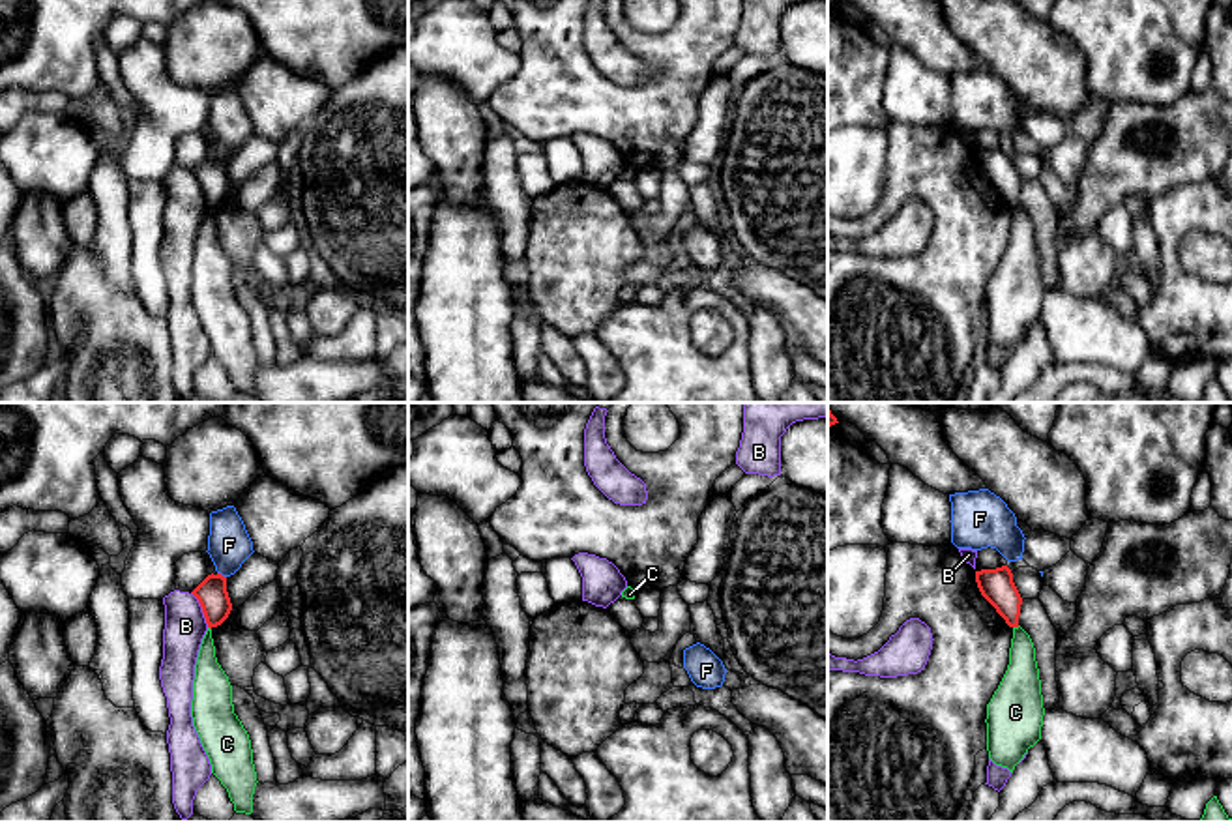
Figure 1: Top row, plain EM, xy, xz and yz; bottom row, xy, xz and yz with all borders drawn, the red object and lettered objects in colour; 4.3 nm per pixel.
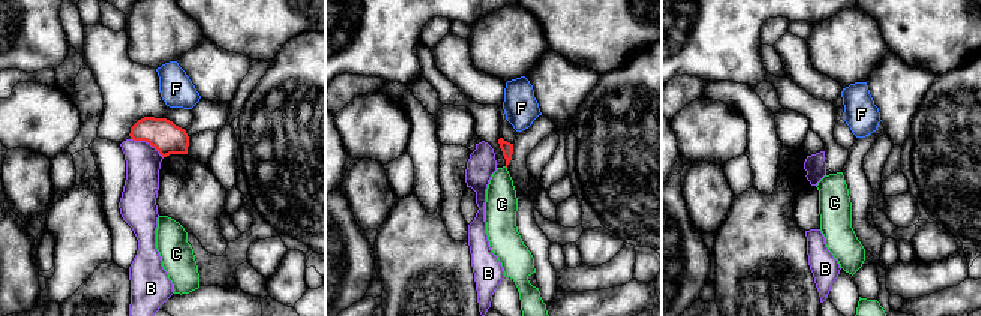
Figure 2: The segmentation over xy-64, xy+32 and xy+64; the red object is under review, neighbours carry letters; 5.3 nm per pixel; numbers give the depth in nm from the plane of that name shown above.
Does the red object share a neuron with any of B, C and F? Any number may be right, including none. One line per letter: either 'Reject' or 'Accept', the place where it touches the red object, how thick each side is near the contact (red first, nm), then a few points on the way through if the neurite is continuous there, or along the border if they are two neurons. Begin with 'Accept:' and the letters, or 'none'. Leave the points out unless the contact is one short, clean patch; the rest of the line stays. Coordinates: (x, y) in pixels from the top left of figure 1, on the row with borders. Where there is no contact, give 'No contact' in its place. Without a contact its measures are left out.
Accept: none
B: Reject. Touches red at xy (203, 609). Thickness 130 nm (red) against 180 nm
C: Reject. Touches red at yz (1015, 626). Thickness 150 nm (red) against 170 nm. Boundary: yz (1019, 626), (1013, 628)
F: Reject. Touches red at xy (220, 573). Thickness 130 nm (red) against 190 nm

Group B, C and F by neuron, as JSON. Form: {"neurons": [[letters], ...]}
{"neurons": [["B"], ["C"], ["F"]]}

